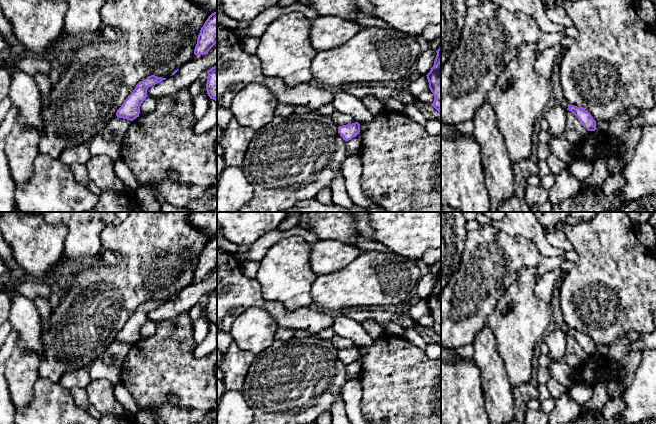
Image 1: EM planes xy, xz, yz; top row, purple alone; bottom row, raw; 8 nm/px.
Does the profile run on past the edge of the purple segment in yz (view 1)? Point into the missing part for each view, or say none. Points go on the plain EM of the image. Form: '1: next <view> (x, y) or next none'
1: next none

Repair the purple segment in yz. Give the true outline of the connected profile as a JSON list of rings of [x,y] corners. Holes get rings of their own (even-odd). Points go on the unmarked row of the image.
[[[568,328],[567,334],[571,335],[588,355],[595,355],[597,353],[596,345],[584,332]]]

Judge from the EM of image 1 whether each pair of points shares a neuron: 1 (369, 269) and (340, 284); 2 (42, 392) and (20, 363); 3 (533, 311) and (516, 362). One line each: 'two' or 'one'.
1: one
2: two
3: one

